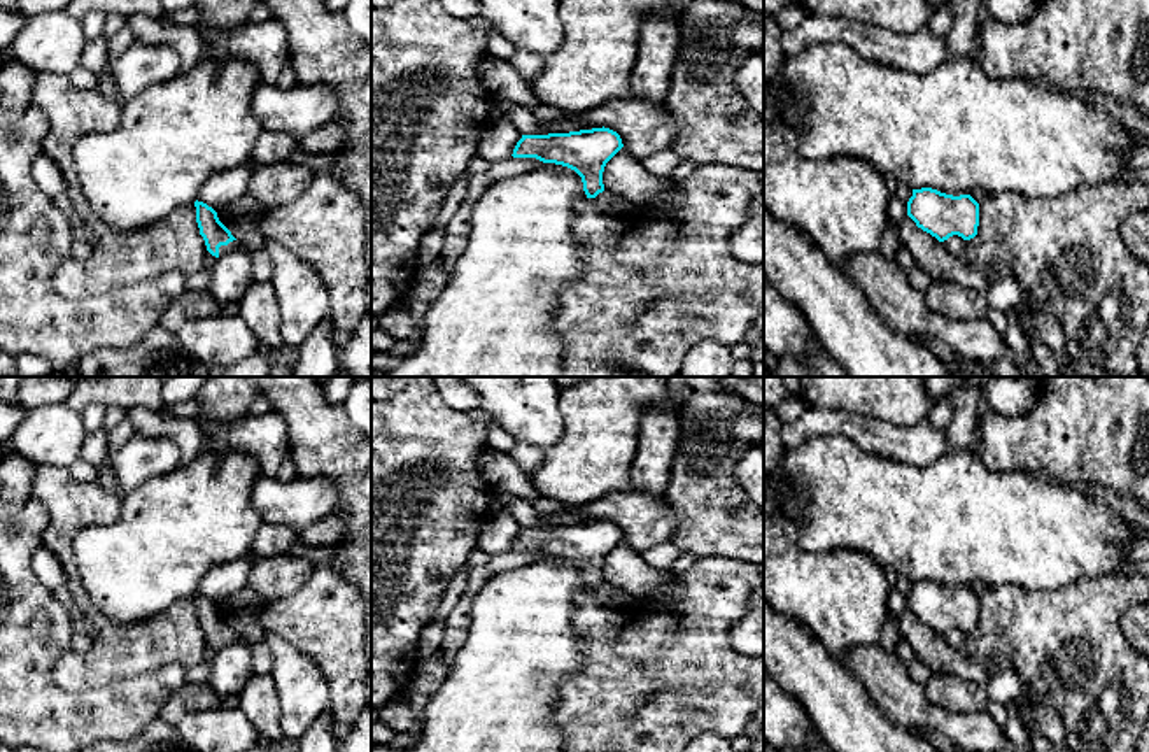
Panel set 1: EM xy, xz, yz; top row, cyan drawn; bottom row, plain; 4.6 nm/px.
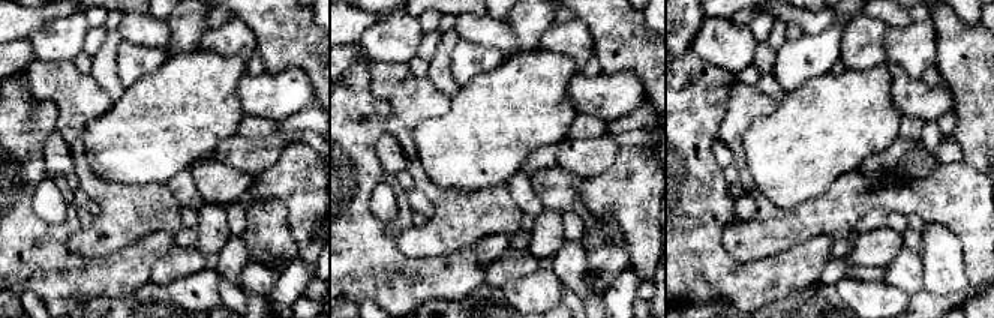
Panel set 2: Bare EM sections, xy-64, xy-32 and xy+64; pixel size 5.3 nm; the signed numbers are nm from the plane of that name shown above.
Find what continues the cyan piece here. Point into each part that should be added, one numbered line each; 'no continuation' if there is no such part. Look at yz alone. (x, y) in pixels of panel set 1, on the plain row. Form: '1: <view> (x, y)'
no continuation

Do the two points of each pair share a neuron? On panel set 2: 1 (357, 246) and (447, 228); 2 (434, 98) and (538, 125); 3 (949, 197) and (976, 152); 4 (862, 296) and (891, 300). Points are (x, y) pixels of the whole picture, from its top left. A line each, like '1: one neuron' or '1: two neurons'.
1: two neurons
2: two neurons
3: two neurons
4: one neuron

